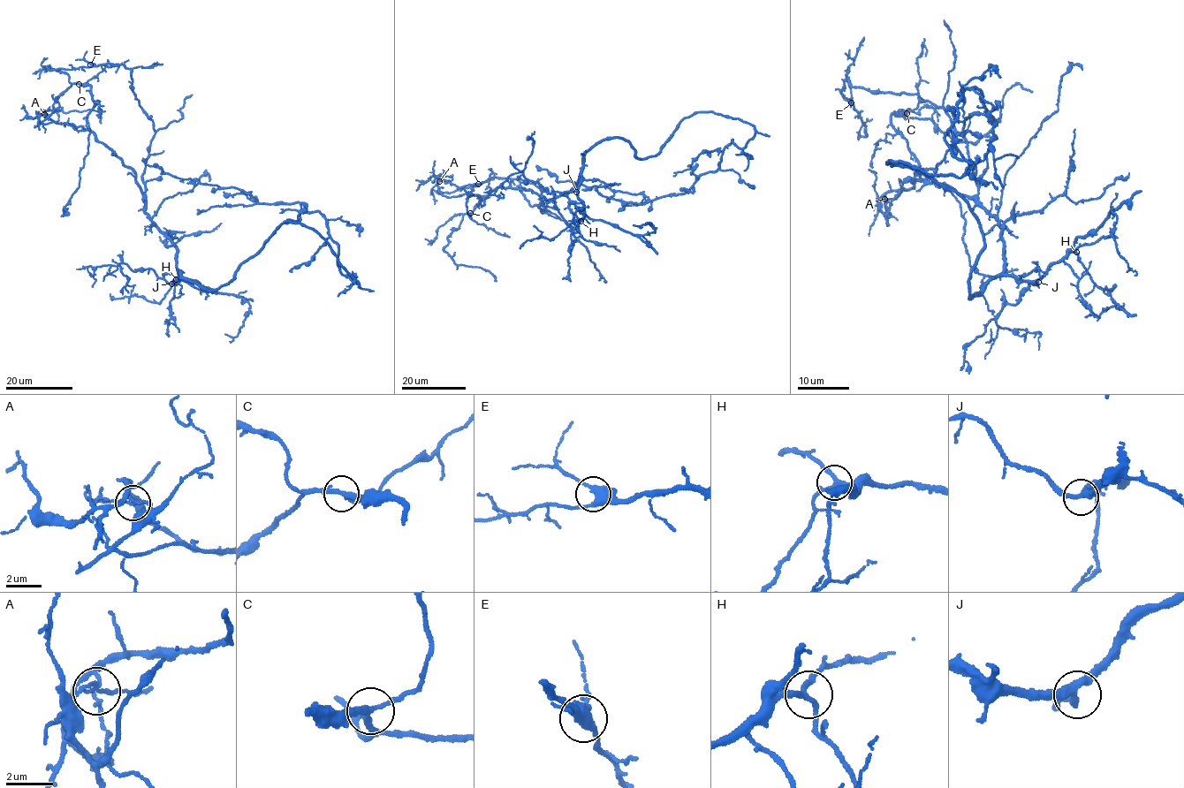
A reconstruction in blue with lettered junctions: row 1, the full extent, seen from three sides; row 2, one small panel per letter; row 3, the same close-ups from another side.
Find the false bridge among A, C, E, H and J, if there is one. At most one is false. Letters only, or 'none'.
A

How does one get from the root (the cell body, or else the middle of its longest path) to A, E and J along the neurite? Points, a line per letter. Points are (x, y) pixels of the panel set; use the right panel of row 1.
A: (970, 211), (984, 246), (969, 299), (1003, 271), (998, 218), (920, 181), (919, 170), (913, 189), (884, 199)
E: (970, 211), (984, 246), (969, 299), (1003, 271), (1004, 239), (966, 140), (915, 93), (848, 79), (851, 102)
J: (970, 211), (983, 235), (984, 246), (970, 272), (968, 299), (1000, 276), (1013, 275), (1017, 279), (1038, 282)

